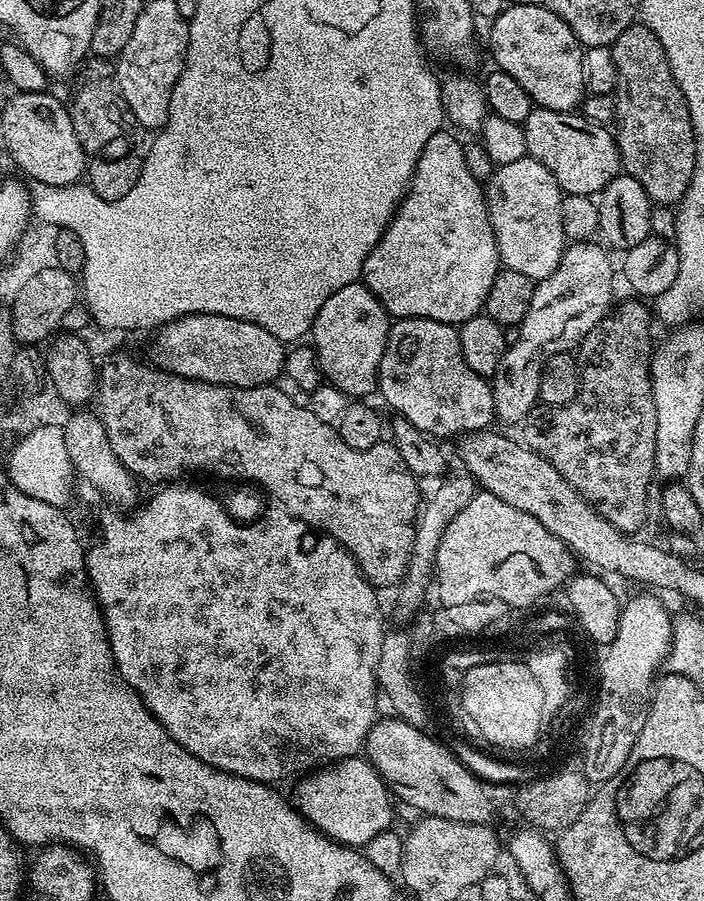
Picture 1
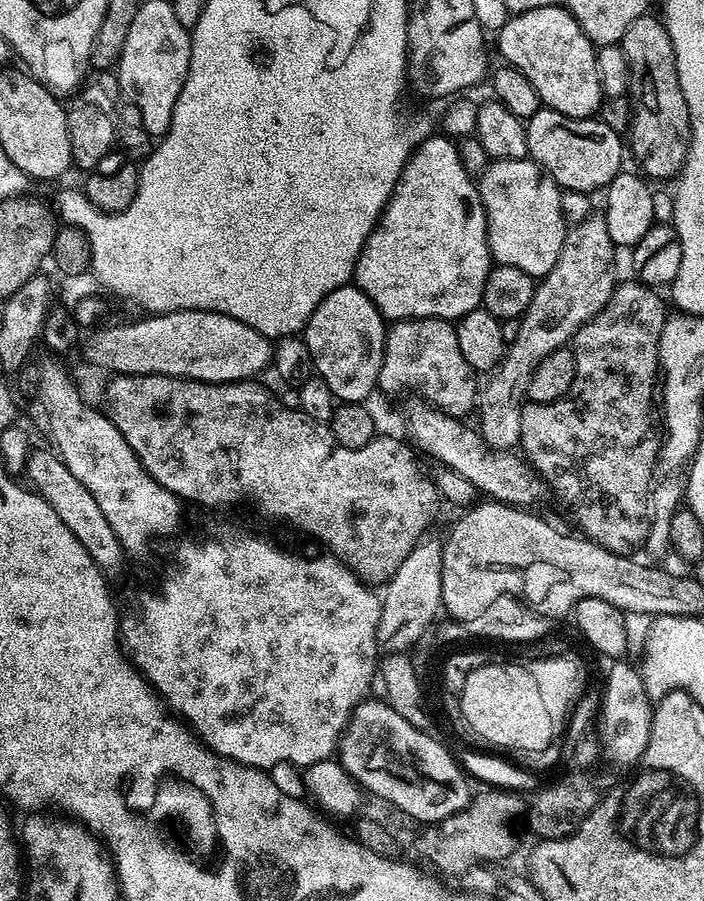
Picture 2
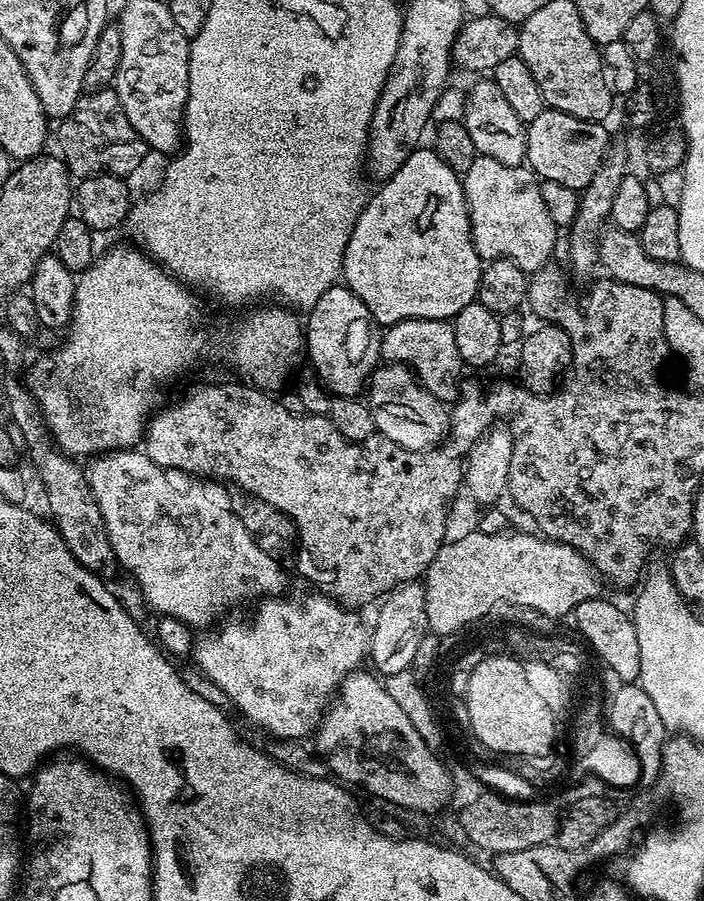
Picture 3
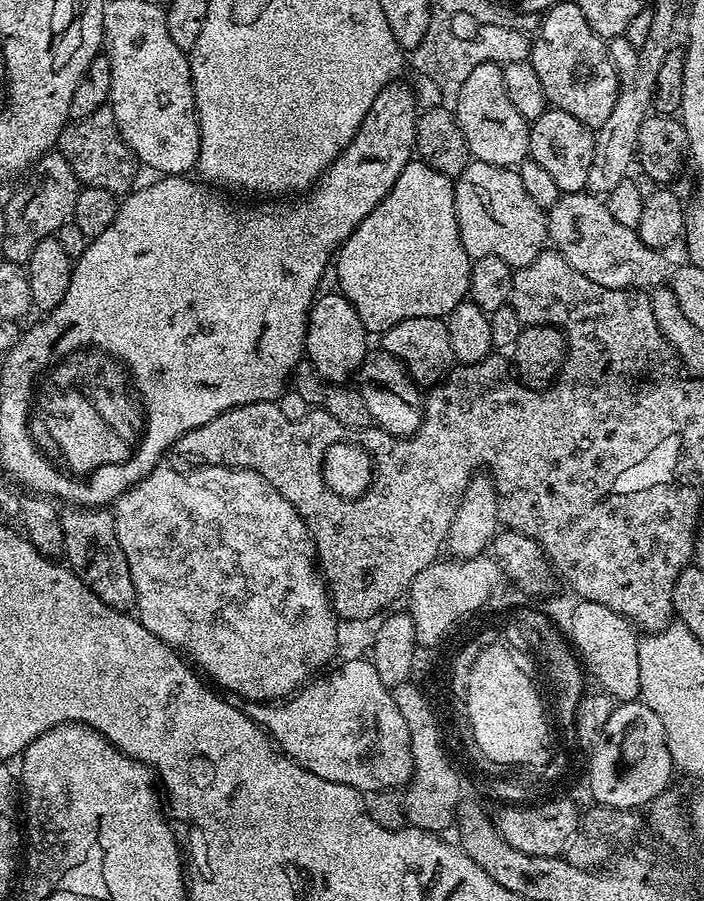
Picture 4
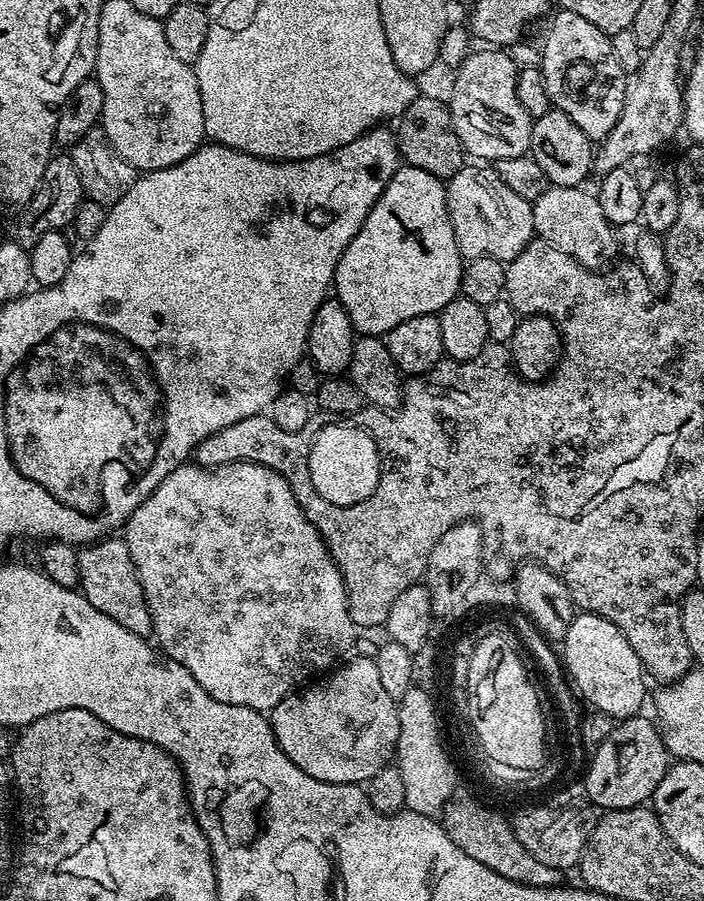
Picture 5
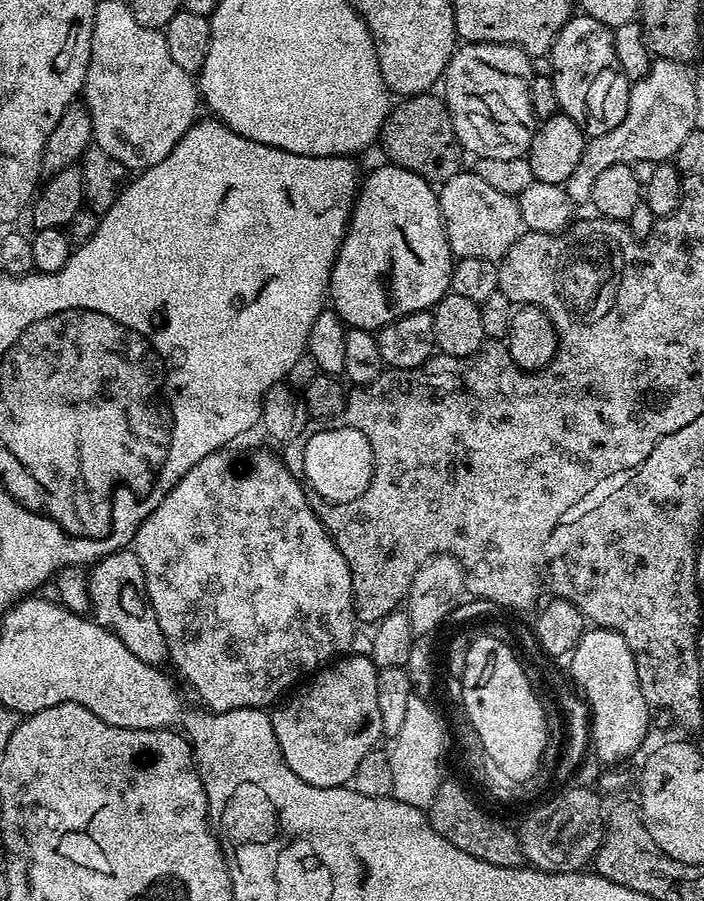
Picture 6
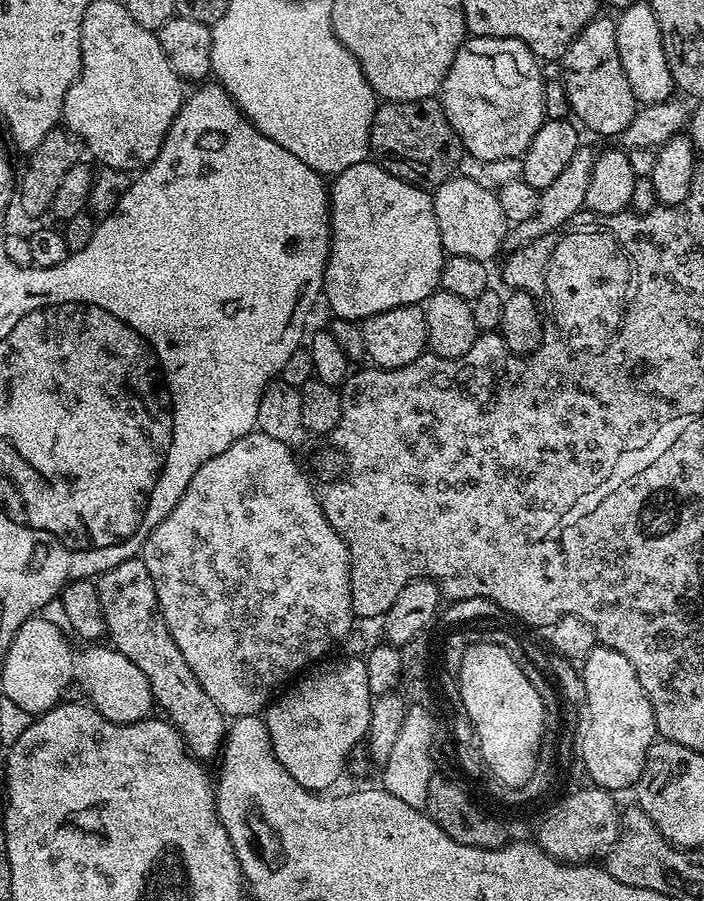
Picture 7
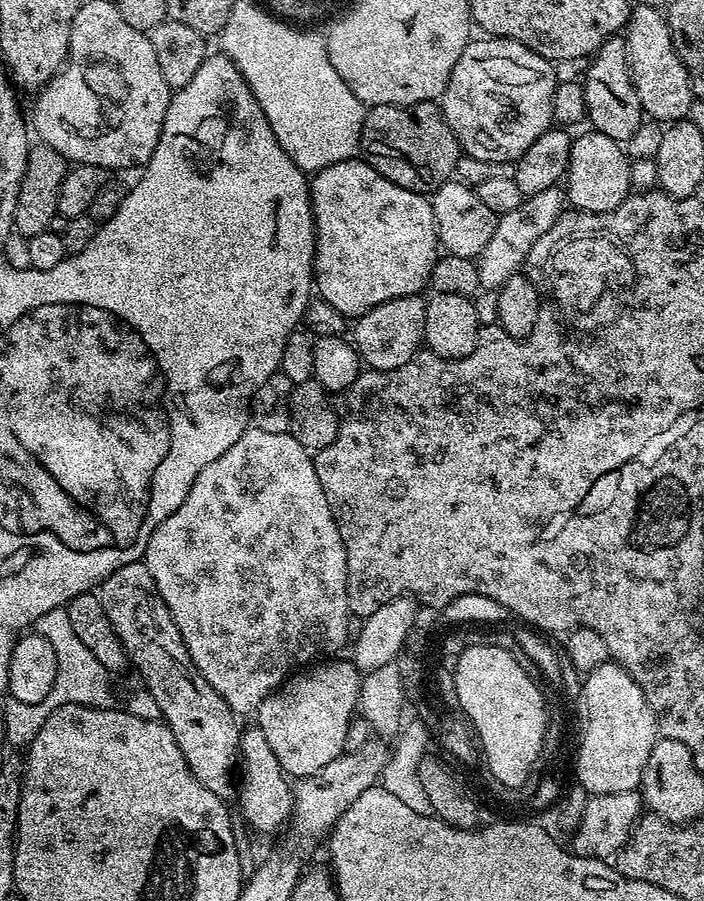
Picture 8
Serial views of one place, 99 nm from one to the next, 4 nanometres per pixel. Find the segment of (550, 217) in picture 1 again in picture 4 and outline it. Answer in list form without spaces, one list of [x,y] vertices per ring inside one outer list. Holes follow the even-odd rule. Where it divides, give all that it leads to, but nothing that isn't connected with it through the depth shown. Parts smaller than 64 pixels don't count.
[[[472,160],[466,166],[466,170],[462,170],[462,174],[455,177],[454,187],[458,234],[462,238],[466,254],[473,260],[493,256],[502,258],[502,262],[506,262],[514,270],[523,270],[530,262],[534,262],[534,258],[538,258],[540,252],[545,251],[549,243],[548,213],[545,208],[538,206],[538,202],[534,202],[534,198],[530,198],[526,186],[522,186],[519,171],[511,167],[499,168],[481,160]]]

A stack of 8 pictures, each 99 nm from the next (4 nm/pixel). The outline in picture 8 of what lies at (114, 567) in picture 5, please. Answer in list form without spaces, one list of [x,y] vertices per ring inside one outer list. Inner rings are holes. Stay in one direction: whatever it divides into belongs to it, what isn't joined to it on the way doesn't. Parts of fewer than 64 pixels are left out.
[[[127,564],[100,583],[98,595],[110,626],[121,640],[131,667],[140,671],[143,687],[154,696],[161,710],[161,721],[167,724],[182,758],[206,790],[228,802],[238,792],[238,757],[241,725],[236,725],[237,713],[226,706],[222,694],[202,678],[182,634],[162,598],[150,570],[143,564]]]

